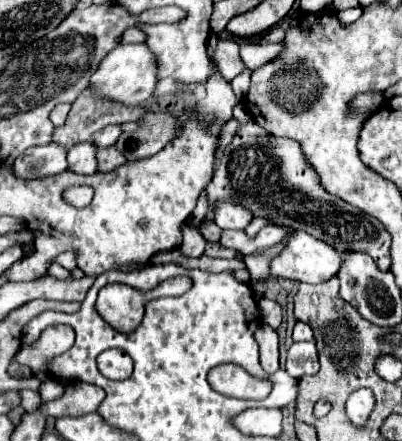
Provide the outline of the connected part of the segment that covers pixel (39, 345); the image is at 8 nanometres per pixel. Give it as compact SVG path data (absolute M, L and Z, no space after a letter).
M68 325L48 327L32 345L22 345L14 361L28 365L40 381L48 381L50 379L48 365L52 357L58 357L60 353L68 351L72 347L72 341L74 341L72 327Z

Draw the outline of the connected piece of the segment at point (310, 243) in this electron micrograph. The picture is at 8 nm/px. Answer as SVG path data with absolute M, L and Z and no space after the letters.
M294 231L290 245L272 261L272 275L292 281L324 283L338 275L342 261L342 253L326 247L324 241L304 231Z

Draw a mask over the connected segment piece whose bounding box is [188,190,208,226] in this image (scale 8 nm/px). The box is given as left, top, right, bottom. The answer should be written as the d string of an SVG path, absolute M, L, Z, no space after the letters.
M203 190L197 201L197 205L196 205L193 213L191 214L191 216L188 219L188 222L194 222L194 223L190 223L193 226L199 225L200 222L205 217L207 211L208 211L208 199L206 196L206 191Z

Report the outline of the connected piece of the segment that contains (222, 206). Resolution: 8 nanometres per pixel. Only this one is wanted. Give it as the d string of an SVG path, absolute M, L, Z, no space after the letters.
M218 201L214 207L214 221L222 229L246 229L246 225L252 221L252 213L248 213L248 209L242 205Z

